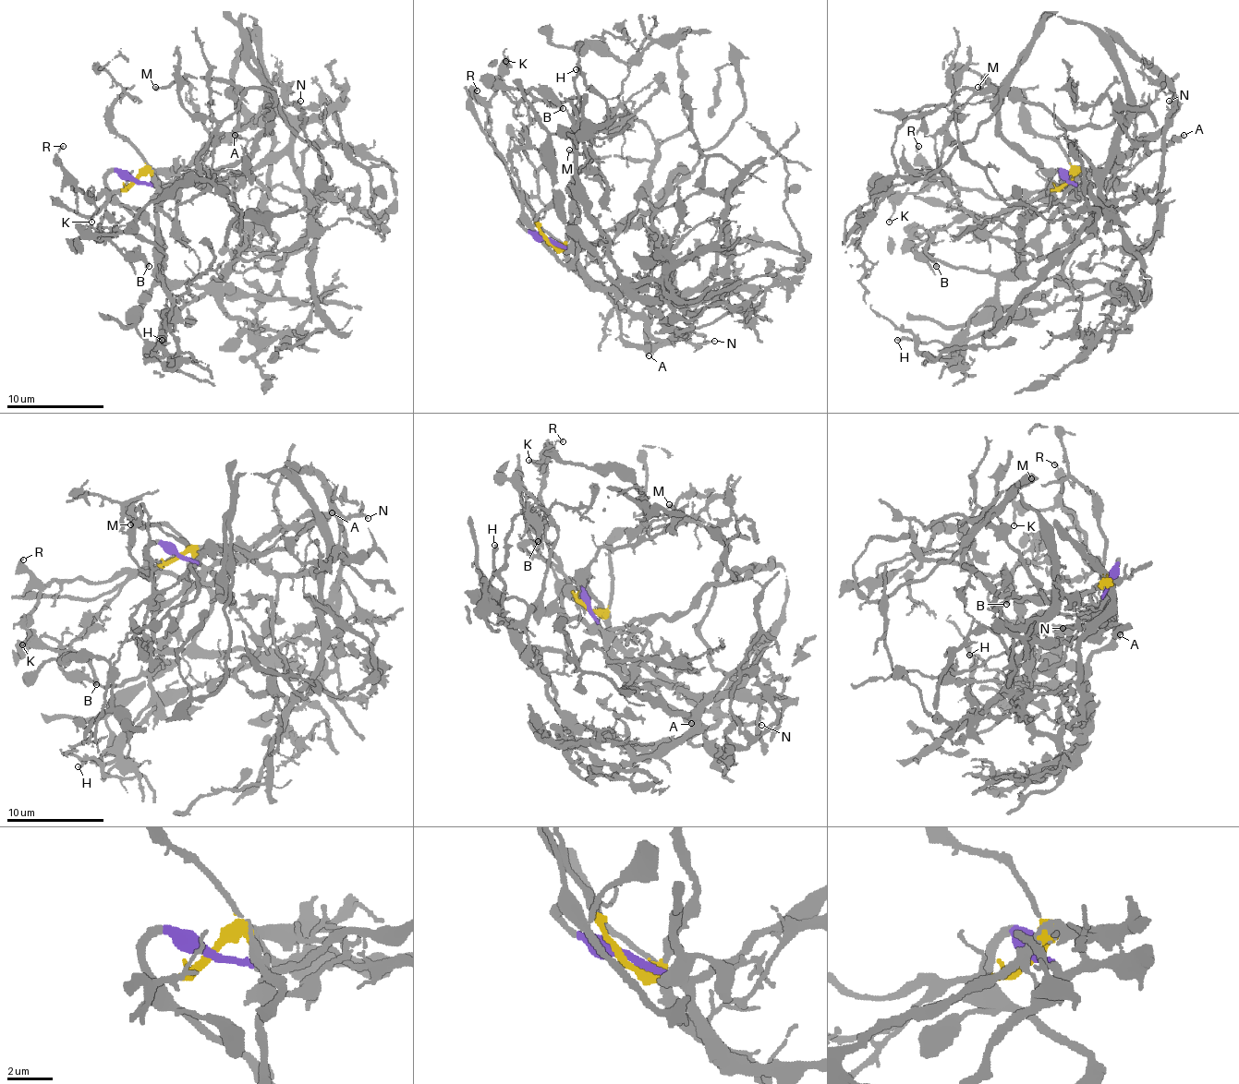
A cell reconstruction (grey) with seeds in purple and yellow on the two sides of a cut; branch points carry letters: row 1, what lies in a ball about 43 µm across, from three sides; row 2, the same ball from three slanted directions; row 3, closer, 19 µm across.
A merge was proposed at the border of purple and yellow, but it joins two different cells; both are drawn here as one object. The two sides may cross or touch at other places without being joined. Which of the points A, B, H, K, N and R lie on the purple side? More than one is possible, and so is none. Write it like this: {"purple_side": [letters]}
{"purple_side": ["A", "B", "H"]}

